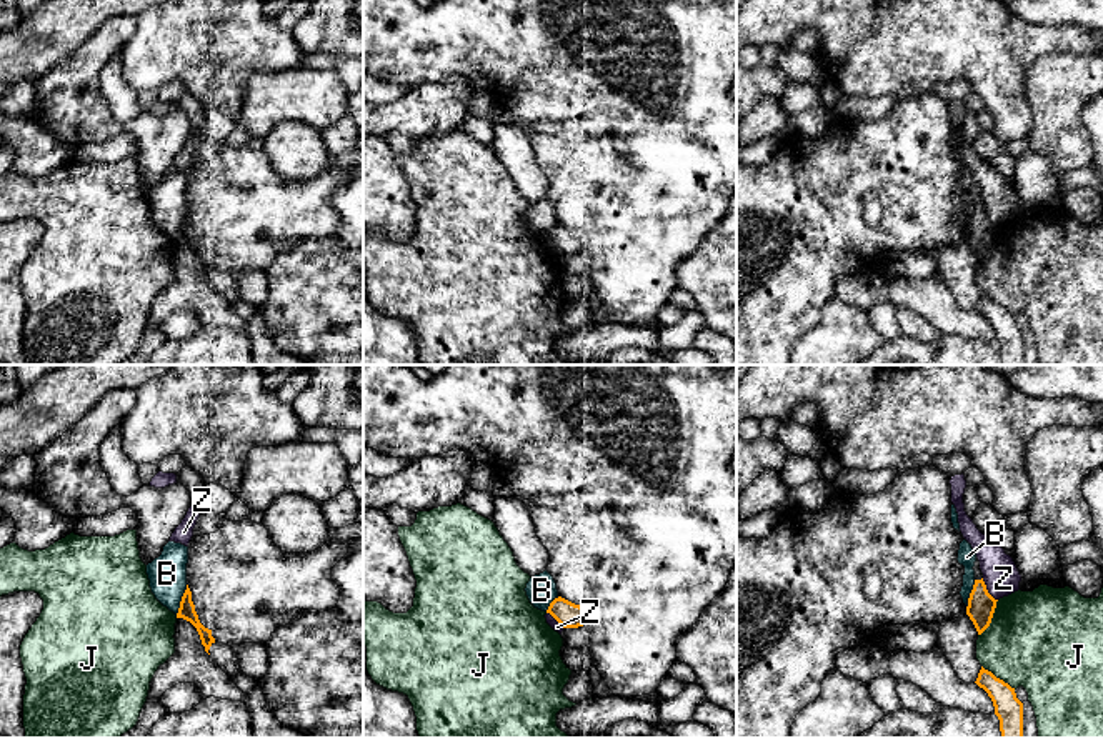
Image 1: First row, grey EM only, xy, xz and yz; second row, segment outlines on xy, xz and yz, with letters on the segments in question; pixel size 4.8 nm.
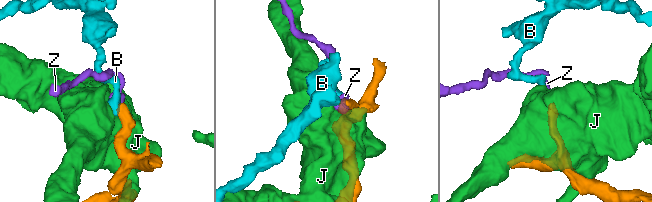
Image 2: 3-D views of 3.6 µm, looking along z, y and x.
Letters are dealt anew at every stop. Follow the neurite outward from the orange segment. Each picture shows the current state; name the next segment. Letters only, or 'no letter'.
no letter

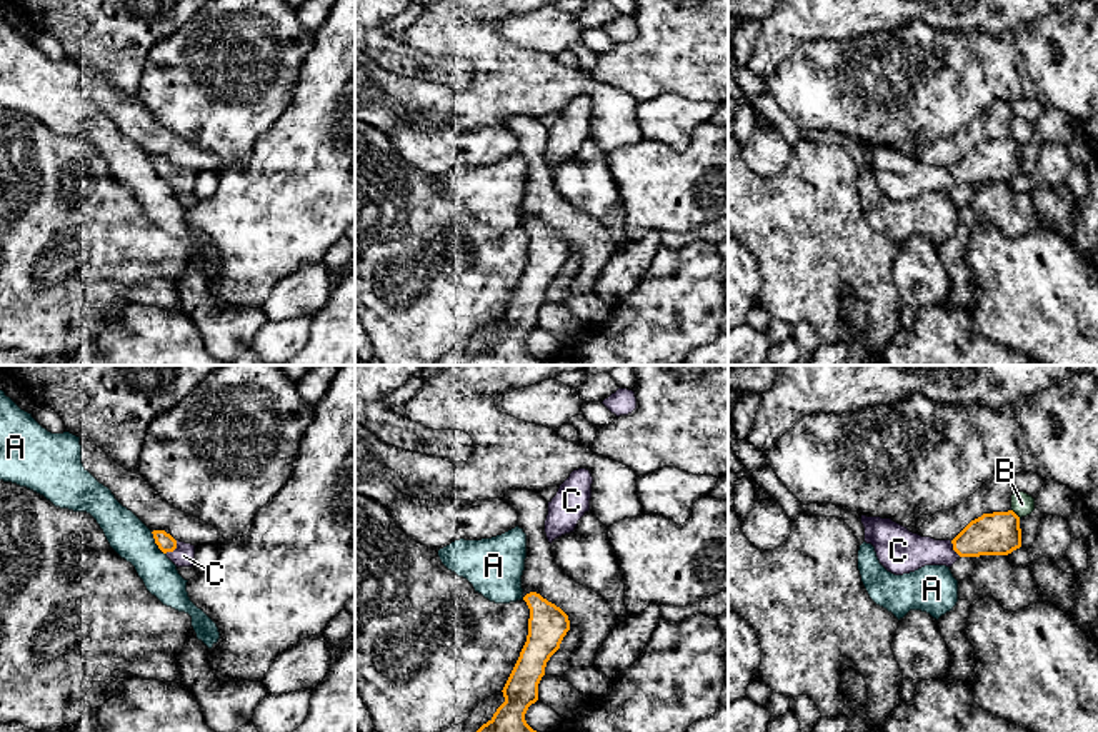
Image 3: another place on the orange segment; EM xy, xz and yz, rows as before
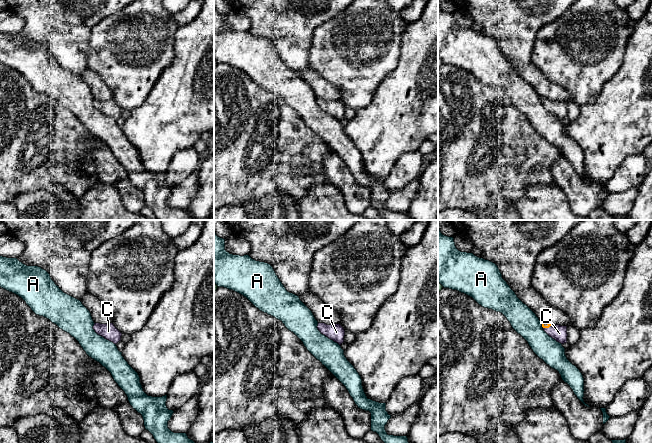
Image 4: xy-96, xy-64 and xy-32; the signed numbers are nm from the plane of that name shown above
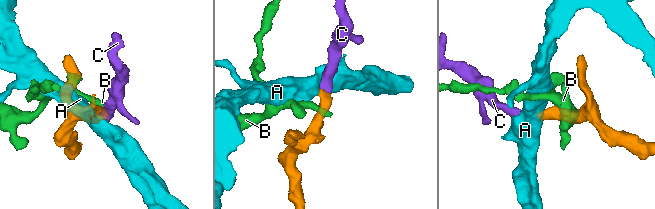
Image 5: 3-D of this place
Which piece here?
C

